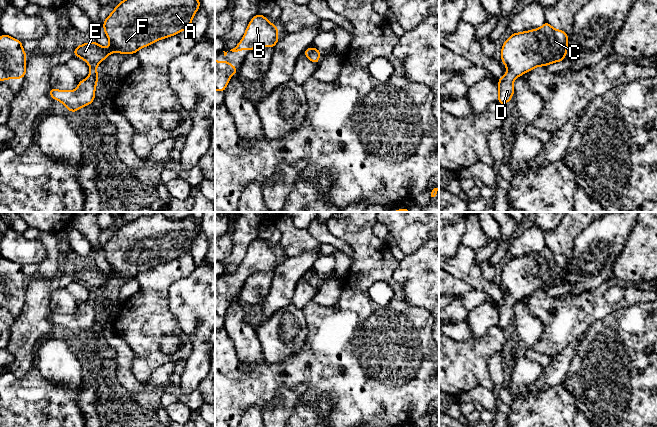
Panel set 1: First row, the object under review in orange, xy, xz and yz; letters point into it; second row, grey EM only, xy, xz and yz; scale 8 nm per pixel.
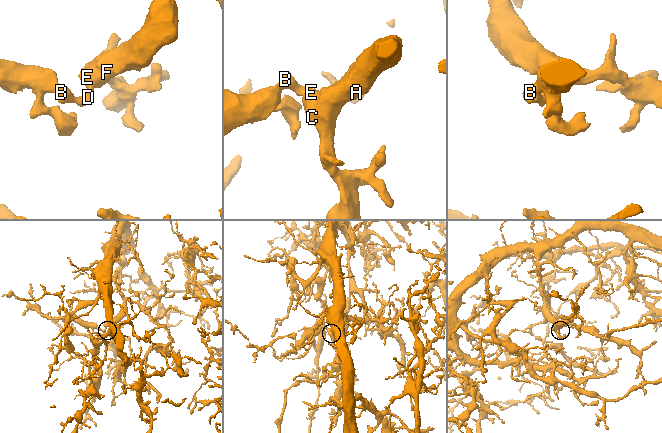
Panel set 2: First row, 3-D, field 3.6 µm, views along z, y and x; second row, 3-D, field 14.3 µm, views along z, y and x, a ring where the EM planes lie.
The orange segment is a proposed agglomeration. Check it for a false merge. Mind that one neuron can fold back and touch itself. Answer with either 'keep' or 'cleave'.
keep

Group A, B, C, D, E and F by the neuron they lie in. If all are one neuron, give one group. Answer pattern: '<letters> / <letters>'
A B C D E F

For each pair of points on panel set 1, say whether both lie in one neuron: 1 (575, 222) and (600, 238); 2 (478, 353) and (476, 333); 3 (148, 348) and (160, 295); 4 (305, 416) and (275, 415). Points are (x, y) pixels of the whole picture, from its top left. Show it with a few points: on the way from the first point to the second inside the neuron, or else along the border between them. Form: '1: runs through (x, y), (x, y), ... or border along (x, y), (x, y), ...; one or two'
1: border along (592, 222), (576, 236), (574, 249); two
2: border along (497, 325), (494, 325), (479, 338), (468, 337); two
3: runs through (148, 335), (148, 308); one
4: border along (298, 399), (289, 416); two

